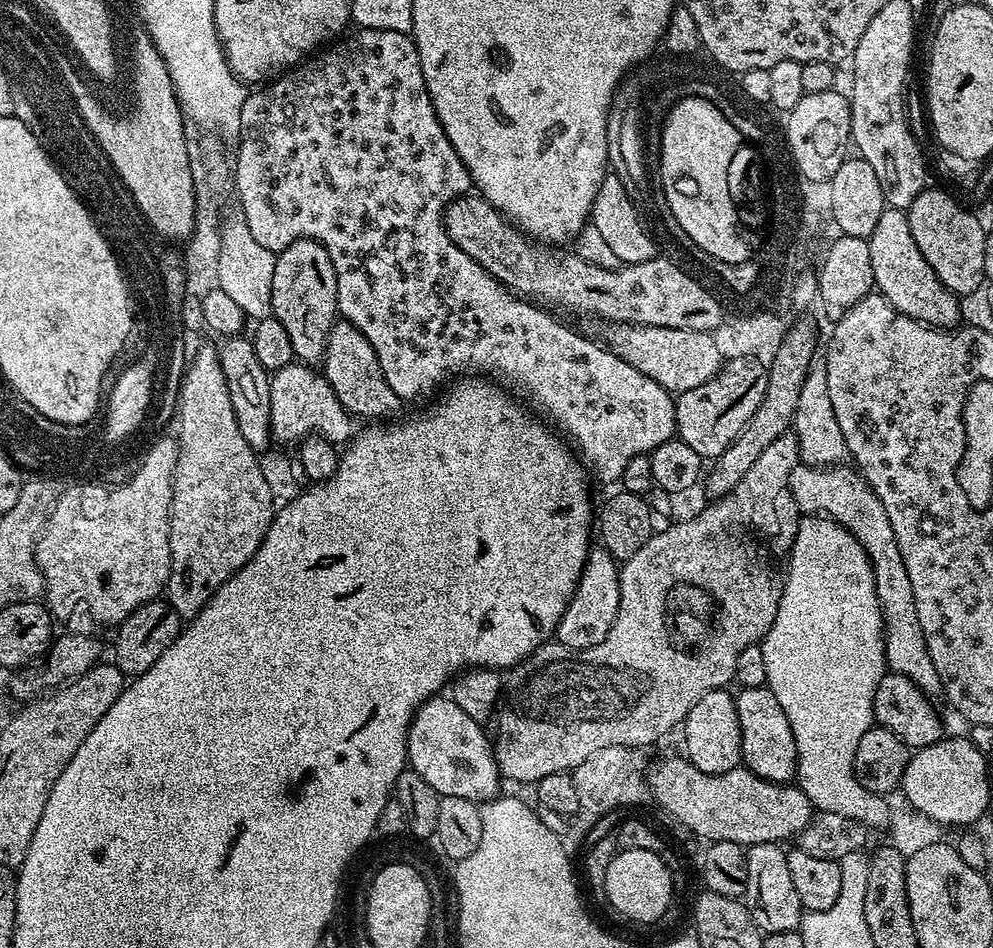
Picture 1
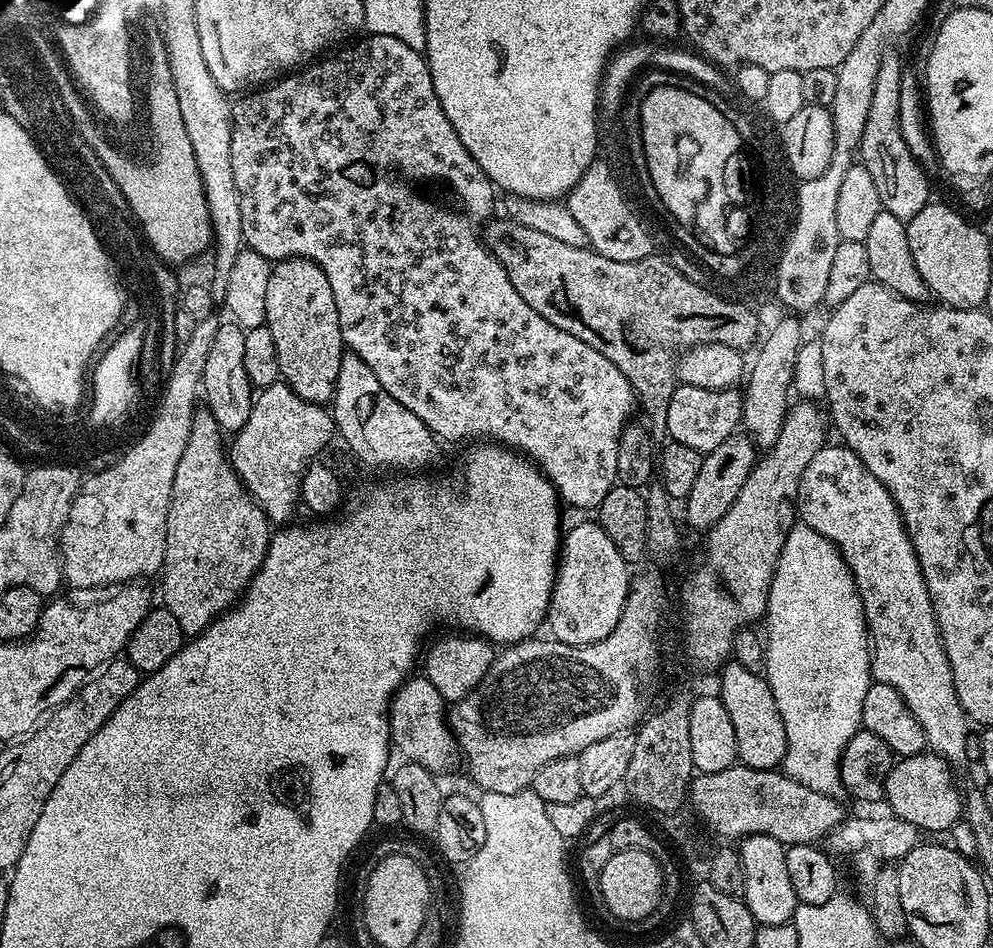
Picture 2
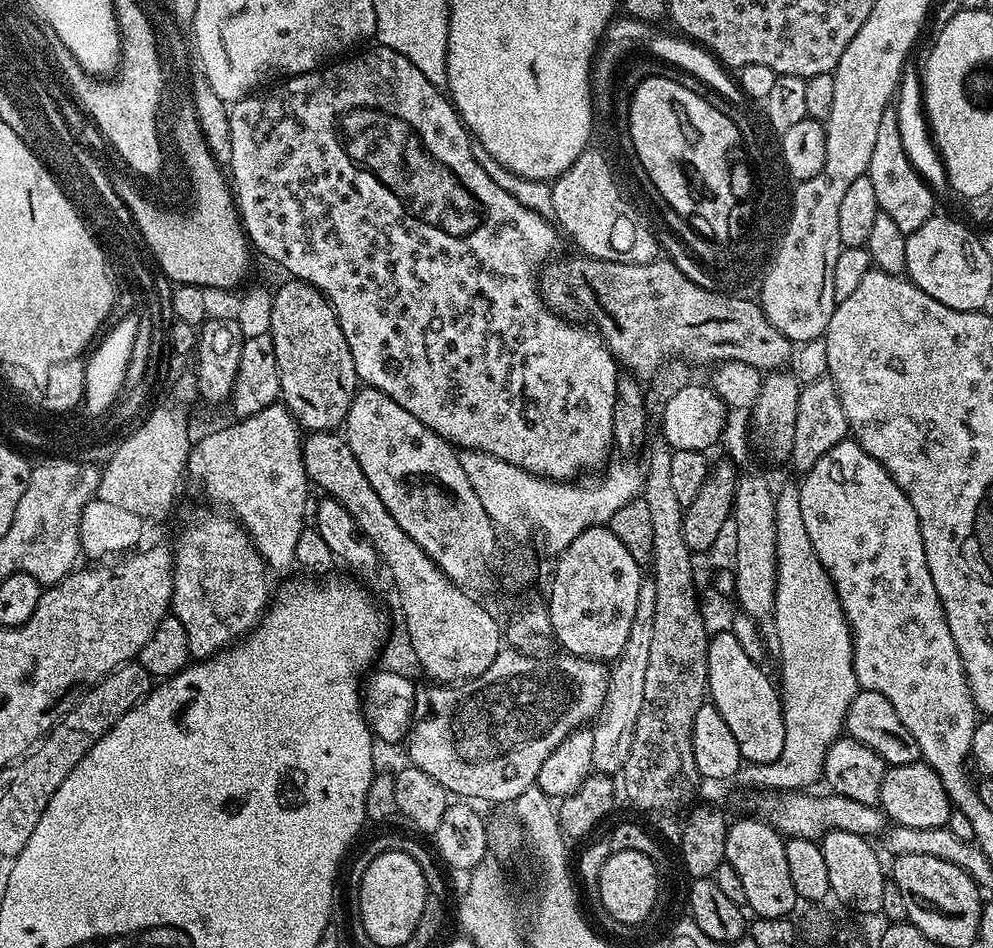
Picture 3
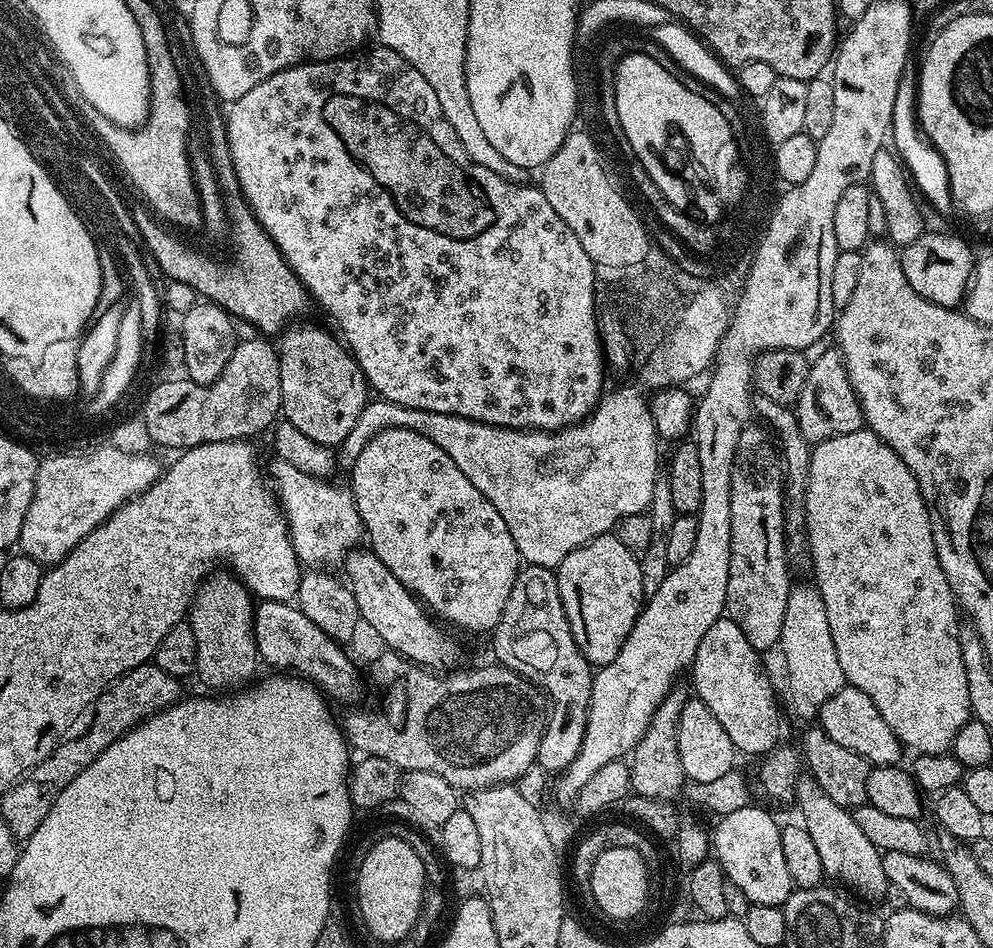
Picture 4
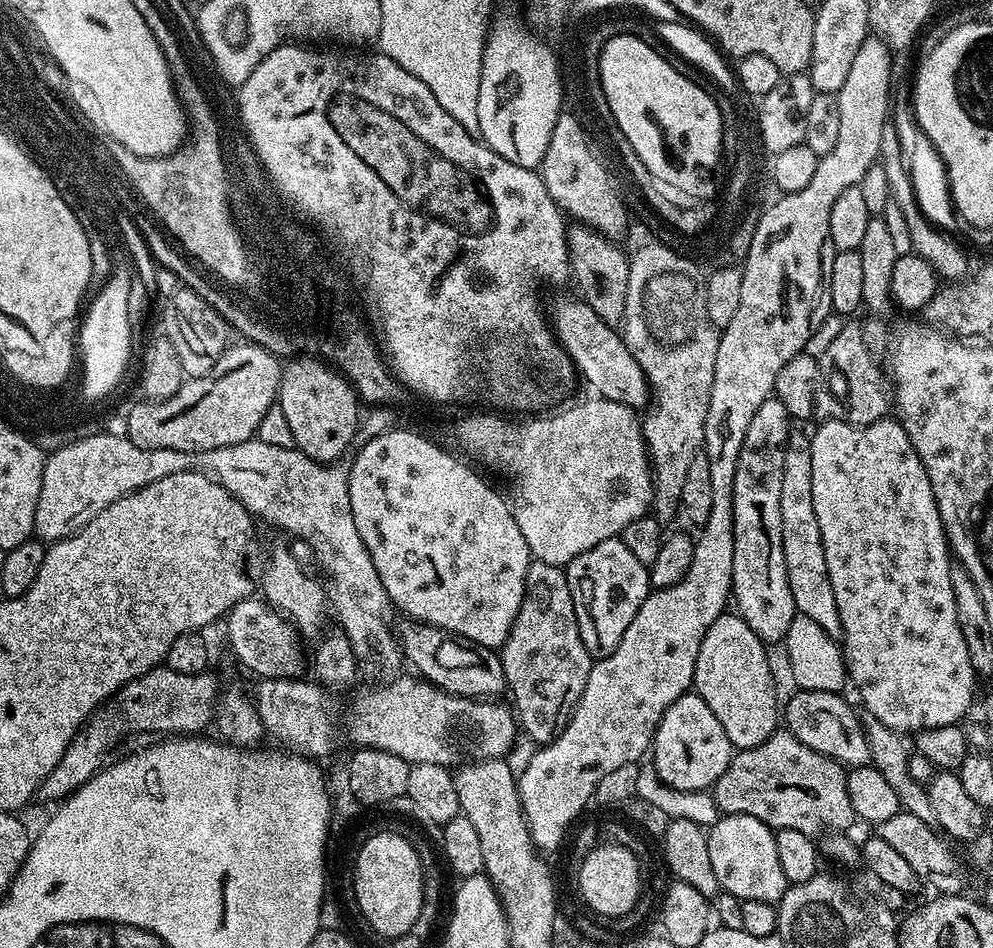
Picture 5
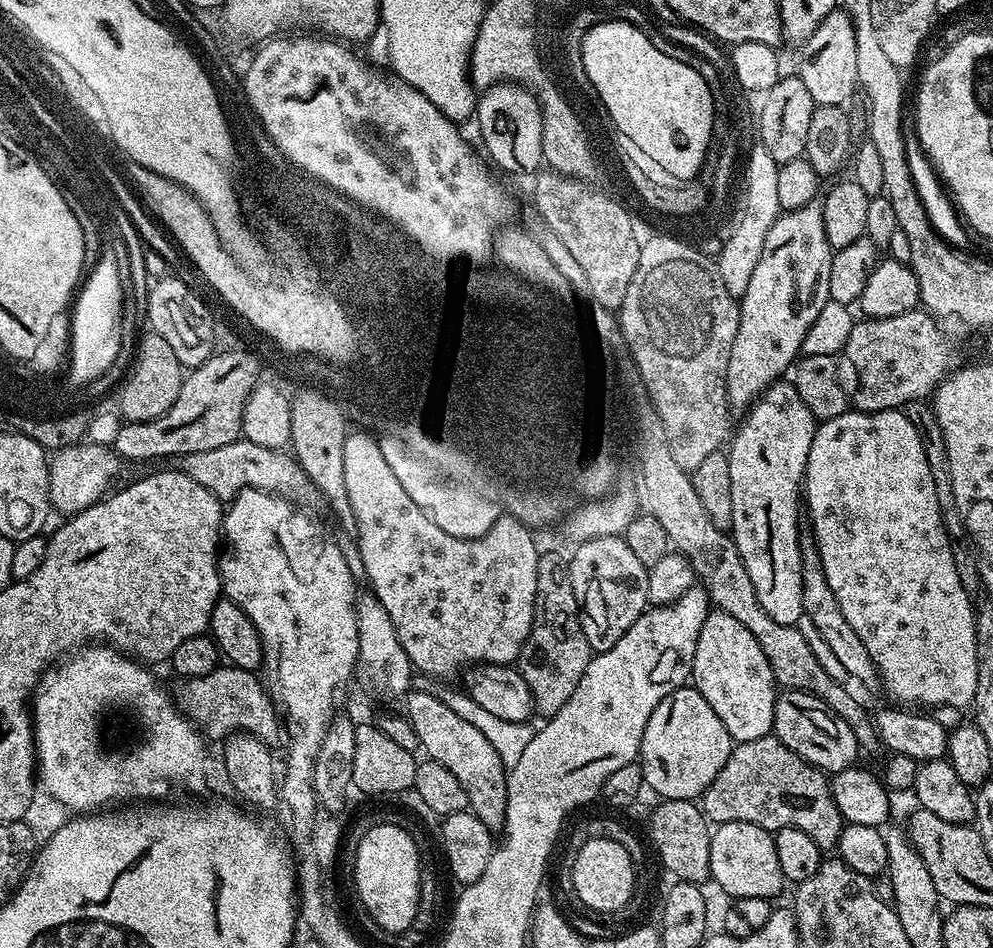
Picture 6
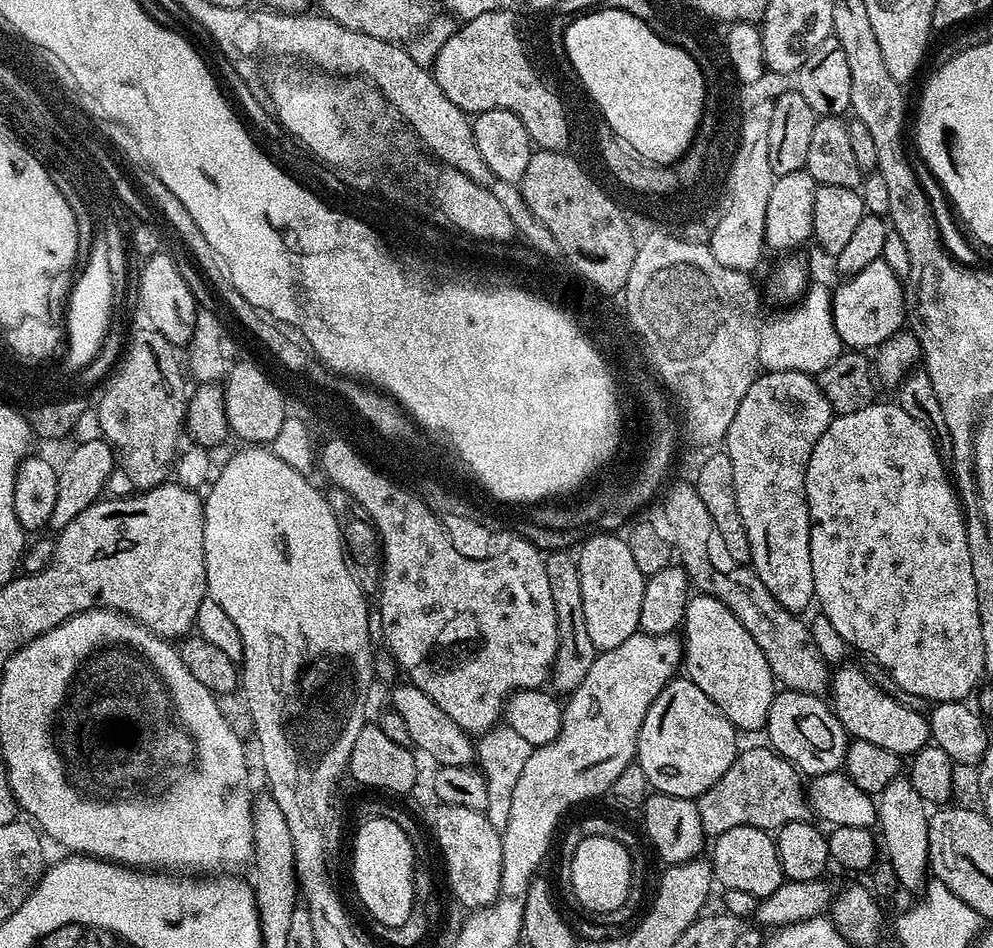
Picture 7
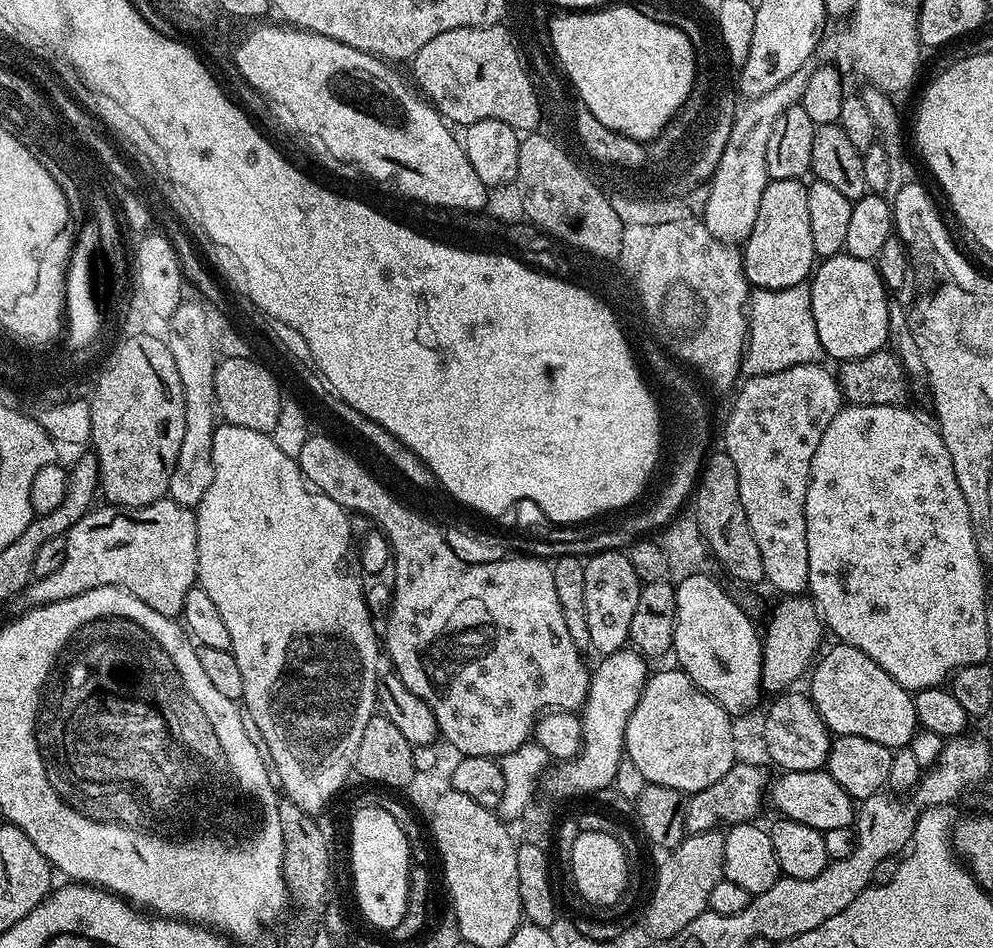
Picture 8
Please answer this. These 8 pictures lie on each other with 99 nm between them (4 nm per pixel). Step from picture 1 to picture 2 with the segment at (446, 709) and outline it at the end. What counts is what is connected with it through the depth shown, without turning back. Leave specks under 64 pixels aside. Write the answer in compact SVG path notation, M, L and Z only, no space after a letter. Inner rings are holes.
M409 678L404 681L403 684L400 685L400 689L396 691L396 695L392 697L392 703L390 705L390 715L388 717L388 726L390 729L390 740L394 745L395 751L396 748L401 752L403 759L405 761L411 762L413 764L421 764L422 766L426 766L430 771L435 772L437 774L443 773L442 770L444 768L444 763L447 762L448 759L452 756L452 748L454 749L453 741L450 739L450 724L446 719L446 712L444 716L444 708L446 708L446 702L442 698L442 694L438 694L438 690L435 686L433 686L432 681L427 678L419 678L420 680L416 680L417 678Z

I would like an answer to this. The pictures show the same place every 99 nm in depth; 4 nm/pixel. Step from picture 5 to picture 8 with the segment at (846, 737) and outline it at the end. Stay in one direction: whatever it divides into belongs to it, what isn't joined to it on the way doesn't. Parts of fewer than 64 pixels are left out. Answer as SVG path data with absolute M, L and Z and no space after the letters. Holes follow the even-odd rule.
M788 690L777 695L764 716L764 744L768 747L768 756L777 764L777 769L786 772L802 770L820 770L827 765L828 752L833 737L822 722L818 710L811 699L797 690Z

